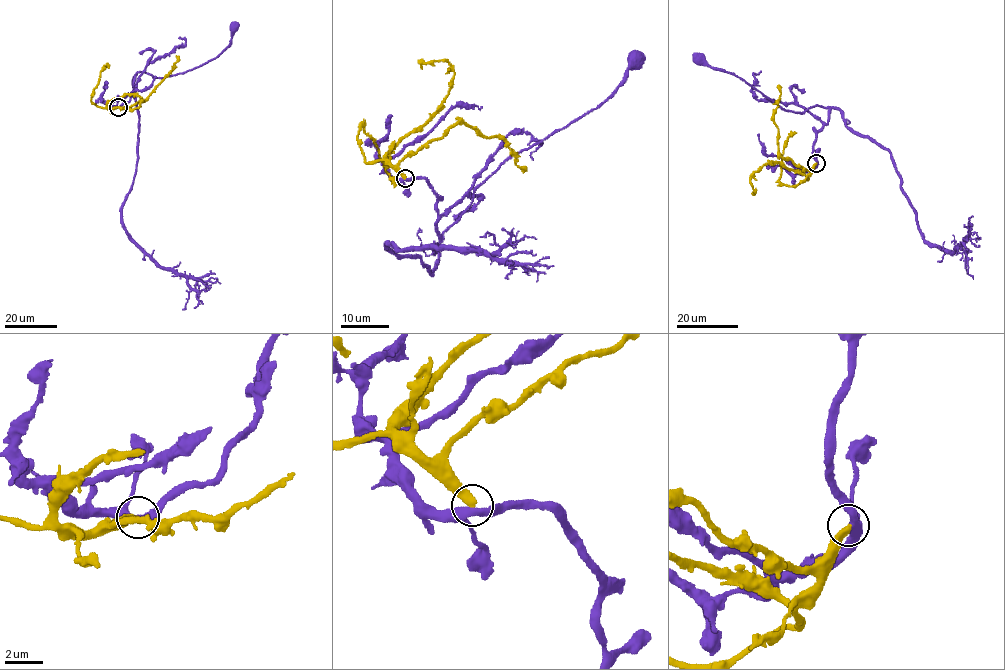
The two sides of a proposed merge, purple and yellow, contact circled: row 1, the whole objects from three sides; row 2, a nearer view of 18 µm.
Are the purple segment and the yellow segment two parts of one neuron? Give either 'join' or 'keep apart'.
keep apart

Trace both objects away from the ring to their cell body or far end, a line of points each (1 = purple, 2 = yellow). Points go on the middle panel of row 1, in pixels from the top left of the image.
1: (405, 178), (426, 180), (437, 197), (440, 237), (465, 211), (478, 186), (502, 163), (607, 98), (633, 60)
2: (405, 177), (399, 162), (459, 123), (490, 138), (504, 140), (516, 164), (523, 170), (520, 168)

